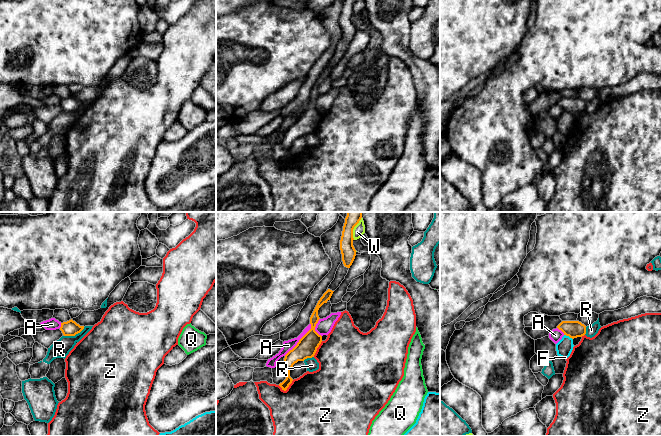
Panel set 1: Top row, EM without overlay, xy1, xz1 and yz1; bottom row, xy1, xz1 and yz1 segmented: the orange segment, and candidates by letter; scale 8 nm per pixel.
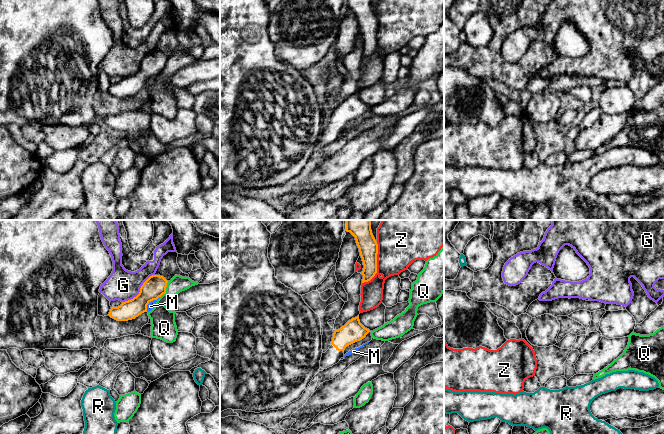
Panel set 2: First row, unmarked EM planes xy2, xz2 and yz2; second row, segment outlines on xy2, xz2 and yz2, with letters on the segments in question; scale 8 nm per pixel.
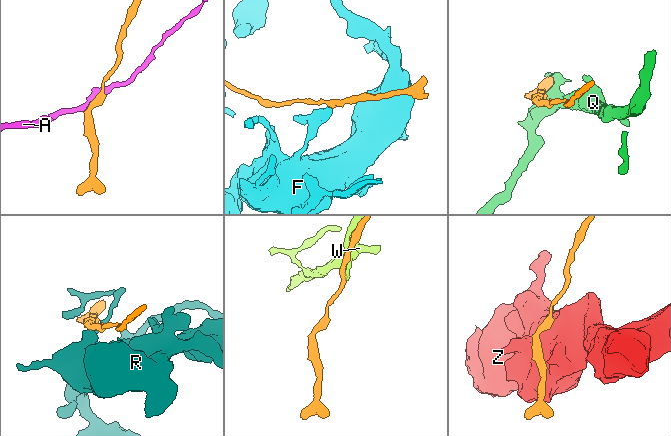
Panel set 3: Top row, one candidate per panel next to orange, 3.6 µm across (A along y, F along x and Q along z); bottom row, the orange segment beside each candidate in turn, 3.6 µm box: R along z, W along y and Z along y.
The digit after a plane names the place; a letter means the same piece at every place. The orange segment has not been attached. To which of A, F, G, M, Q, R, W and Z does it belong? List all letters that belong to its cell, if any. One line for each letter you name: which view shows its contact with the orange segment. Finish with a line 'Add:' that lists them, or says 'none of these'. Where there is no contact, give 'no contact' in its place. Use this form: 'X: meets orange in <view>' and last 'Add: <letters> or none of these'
Add: none of these

